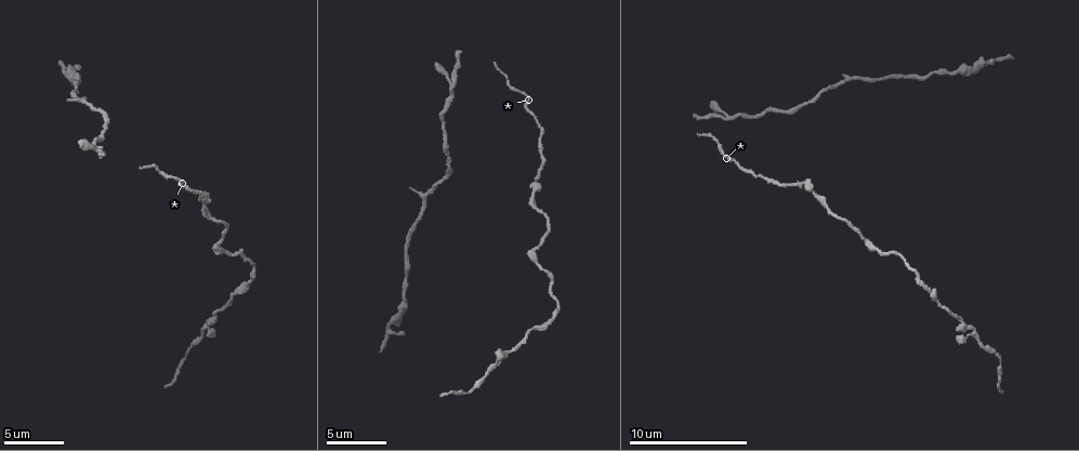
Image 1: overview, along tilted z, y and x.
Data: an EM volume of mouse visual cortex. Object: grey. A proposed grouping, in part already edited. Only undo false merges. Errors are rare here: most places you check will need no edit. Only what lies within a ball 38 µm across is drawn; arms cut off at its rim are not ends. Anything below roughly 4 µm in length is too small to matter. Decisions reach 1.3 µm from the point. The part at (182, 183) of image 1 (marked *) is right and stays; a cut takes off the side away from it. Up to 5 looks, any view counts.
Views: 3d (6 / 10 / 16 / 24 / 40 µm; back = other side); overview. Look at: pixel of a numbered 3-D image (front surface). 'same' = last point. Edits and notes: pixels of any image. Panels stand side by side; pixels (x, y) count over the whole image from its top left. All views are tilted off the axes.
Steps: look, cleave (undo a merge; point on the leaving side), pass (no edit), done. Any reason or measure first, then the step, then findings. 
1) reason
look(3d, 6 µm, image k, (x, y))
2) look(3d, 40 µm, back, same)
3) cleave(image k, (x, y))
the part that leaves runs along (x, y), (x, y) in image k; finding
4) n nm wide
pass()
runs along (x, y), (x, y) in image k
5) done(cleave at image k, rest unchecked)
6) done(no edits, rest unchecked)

a narrow waist
look(3d, 10 µm, image 1, (807, 101))

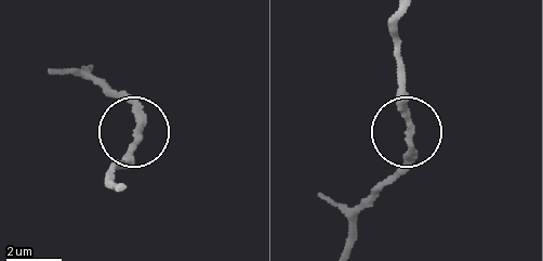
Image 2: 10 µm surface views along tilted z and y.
210 nm wide
pass()
one neuron here

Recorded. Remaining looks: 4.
calibre changes
look(3d, 10 µm, image 1, (943, 74))

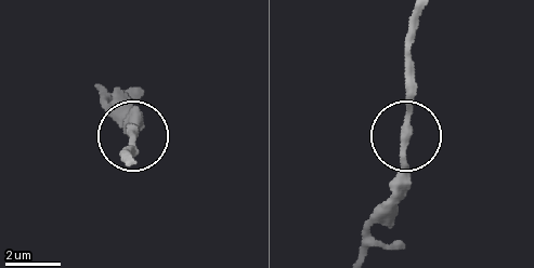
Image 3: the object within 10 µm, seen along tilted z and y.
look(3d, 6 µm, image 3, (406, 139))

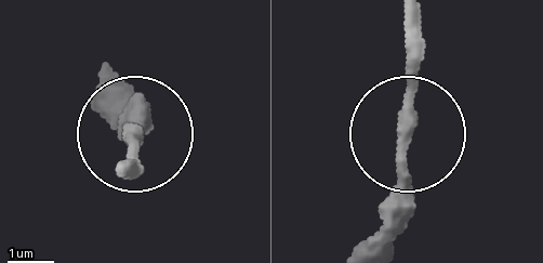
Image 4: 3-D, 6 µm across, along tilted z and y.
pass()
runs along (410, 26), (413, 127), (392, 248) in image 4; continuous, no second neuron

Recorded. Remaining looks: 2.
sudden change in width
look(3d, 10 µm, image 1, (227, 251))

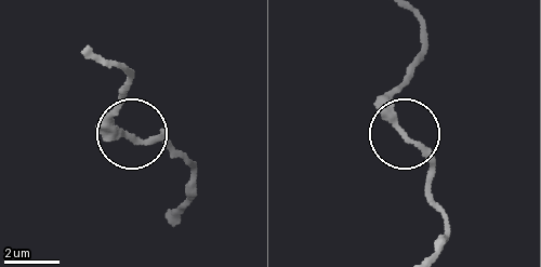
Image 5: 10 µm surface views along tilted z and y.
pass()
runs along (418, 22), (420, 59), (393, 105), (430, 163), (431, 189) in image 5; continuous, no second neuron

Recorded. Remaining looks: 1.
done(no edits, rest unchecked)

